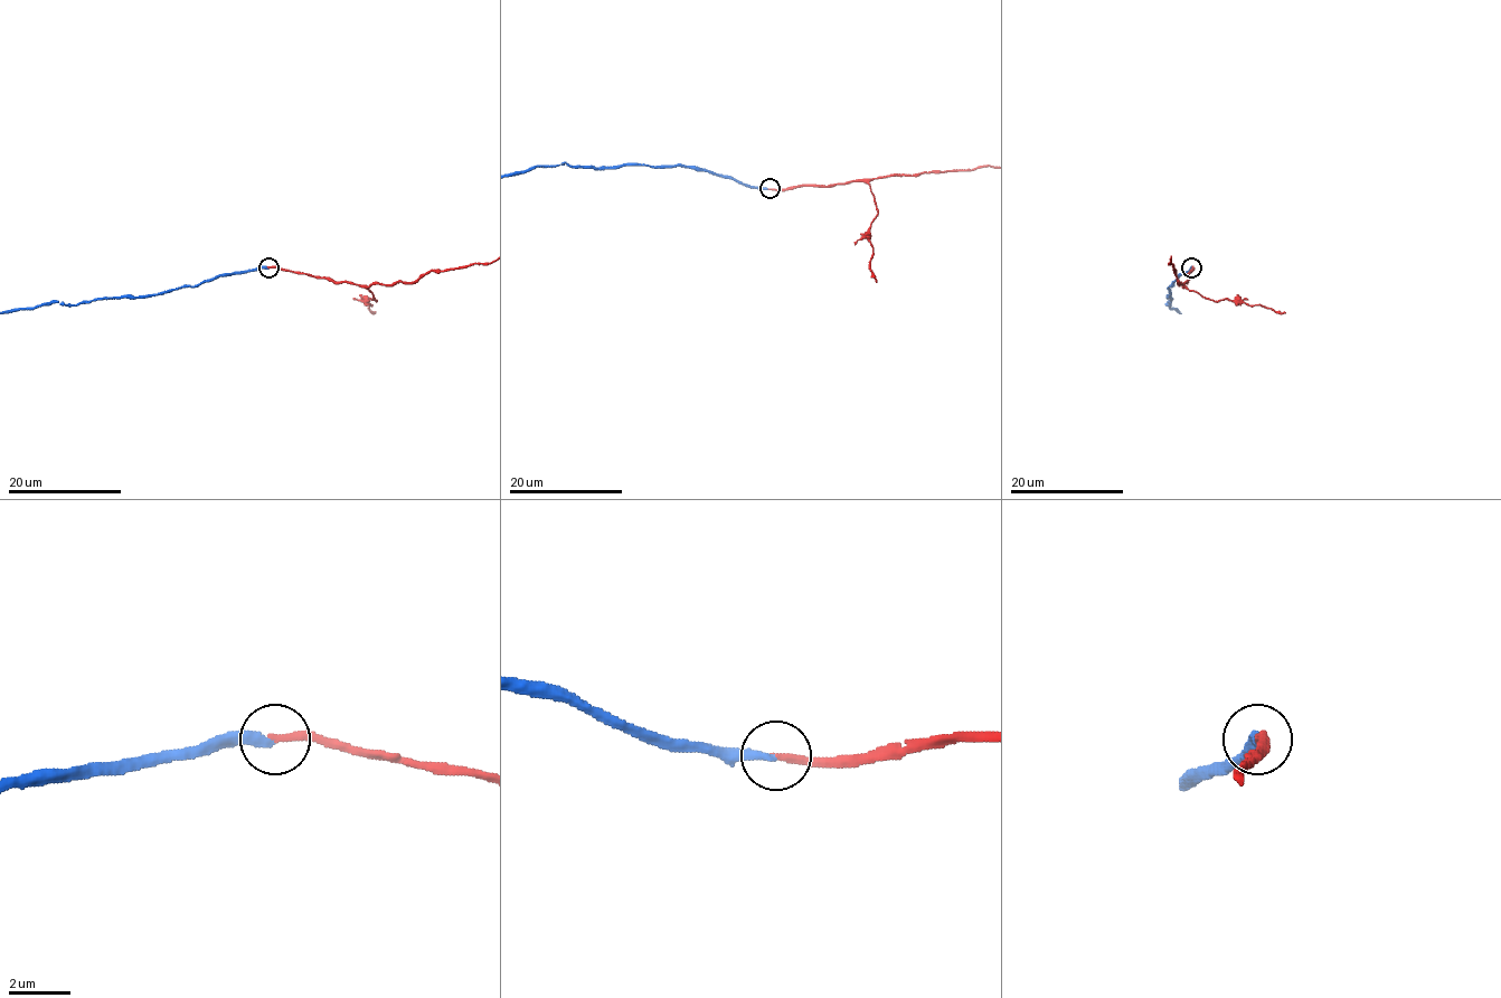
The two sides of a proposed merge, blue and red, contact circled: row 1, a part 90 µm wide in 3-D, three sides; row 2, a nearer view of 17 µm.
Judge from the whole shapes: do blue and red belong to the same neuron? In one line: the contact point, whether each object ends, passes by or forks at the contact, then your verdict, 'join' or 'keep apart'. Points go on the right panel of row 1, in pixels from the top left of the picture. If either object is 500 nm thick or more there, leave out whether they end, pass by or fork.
at (1191, 267); blue ends there; red ends there; keep apart

